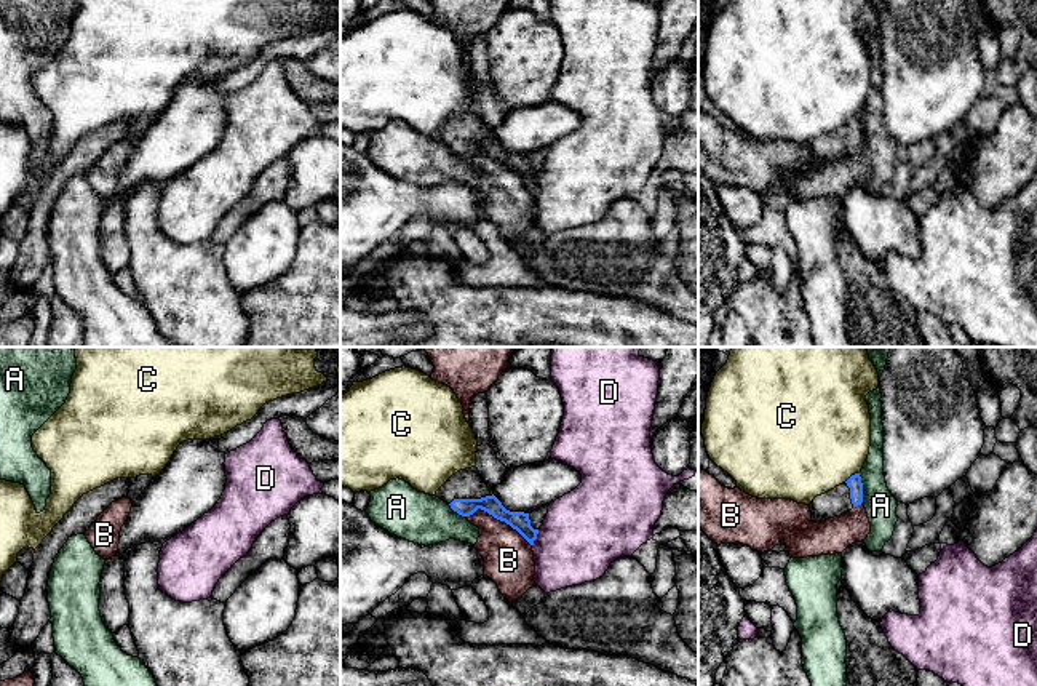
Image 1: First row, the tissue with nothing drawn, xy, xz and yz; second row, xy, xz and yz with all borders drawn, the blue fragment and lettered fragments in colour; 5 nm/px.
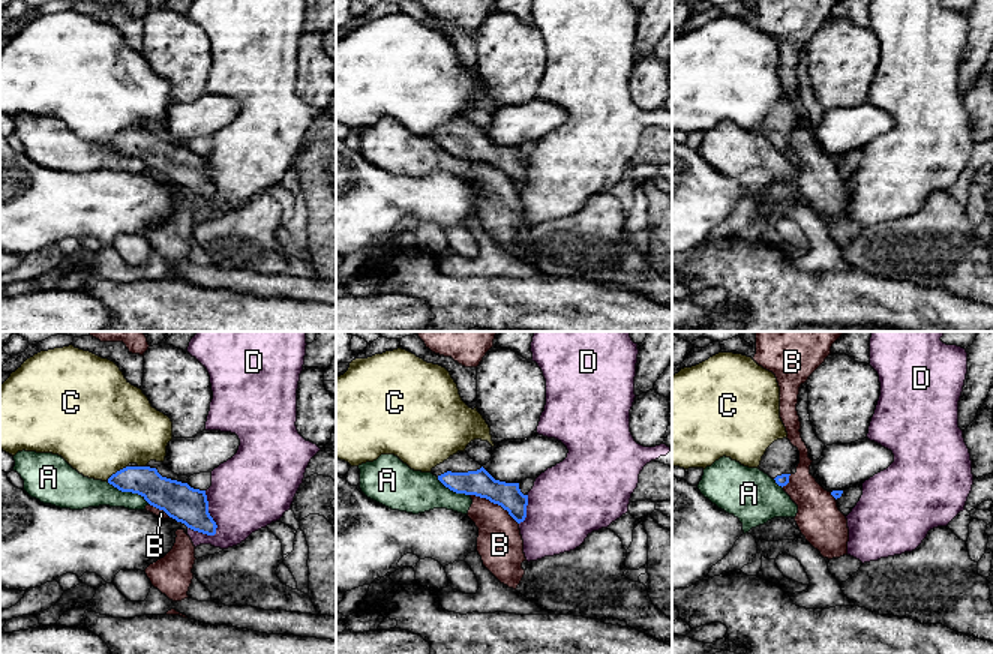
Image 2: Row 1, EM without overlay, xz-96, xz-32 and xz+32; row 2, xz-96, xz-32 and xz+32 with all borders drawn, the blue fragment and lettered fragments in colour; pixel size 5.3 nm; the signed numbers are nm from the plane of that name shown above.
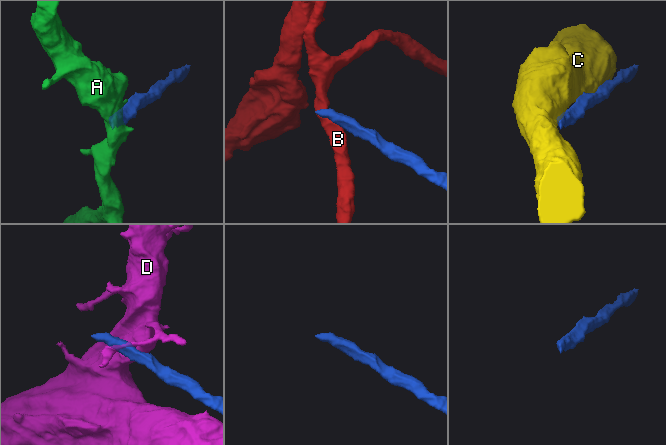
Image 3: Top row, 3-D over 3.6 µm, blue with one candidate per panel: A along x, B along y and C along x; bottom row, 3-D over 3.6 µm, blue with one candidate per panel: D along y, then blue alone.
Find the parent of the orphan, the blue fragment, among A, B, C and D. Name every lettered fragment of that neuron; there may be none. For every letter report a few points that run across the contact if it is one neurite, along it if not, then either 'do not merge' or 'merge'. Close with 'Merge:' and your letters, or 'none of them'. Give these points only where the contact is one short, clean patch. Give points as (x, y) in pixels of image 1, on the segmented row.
A: do not merge
B: do not merge
C: do not merge
D: do not merge
Merge: none of them

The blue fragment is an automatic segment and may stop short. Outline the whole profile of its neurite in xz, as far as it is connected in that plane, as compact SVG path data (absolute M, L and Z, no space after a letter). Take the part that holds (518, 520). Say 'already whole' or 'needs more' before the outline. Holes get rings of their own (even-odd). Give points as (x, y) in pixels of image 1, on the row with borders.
needs more | M476 467L452 475L438 491L436 497L447 502L462 516L473 515L478 509L516 529L530 545L538 529L530 526L529 513L510 512L494 496L494 488L486 485Z

